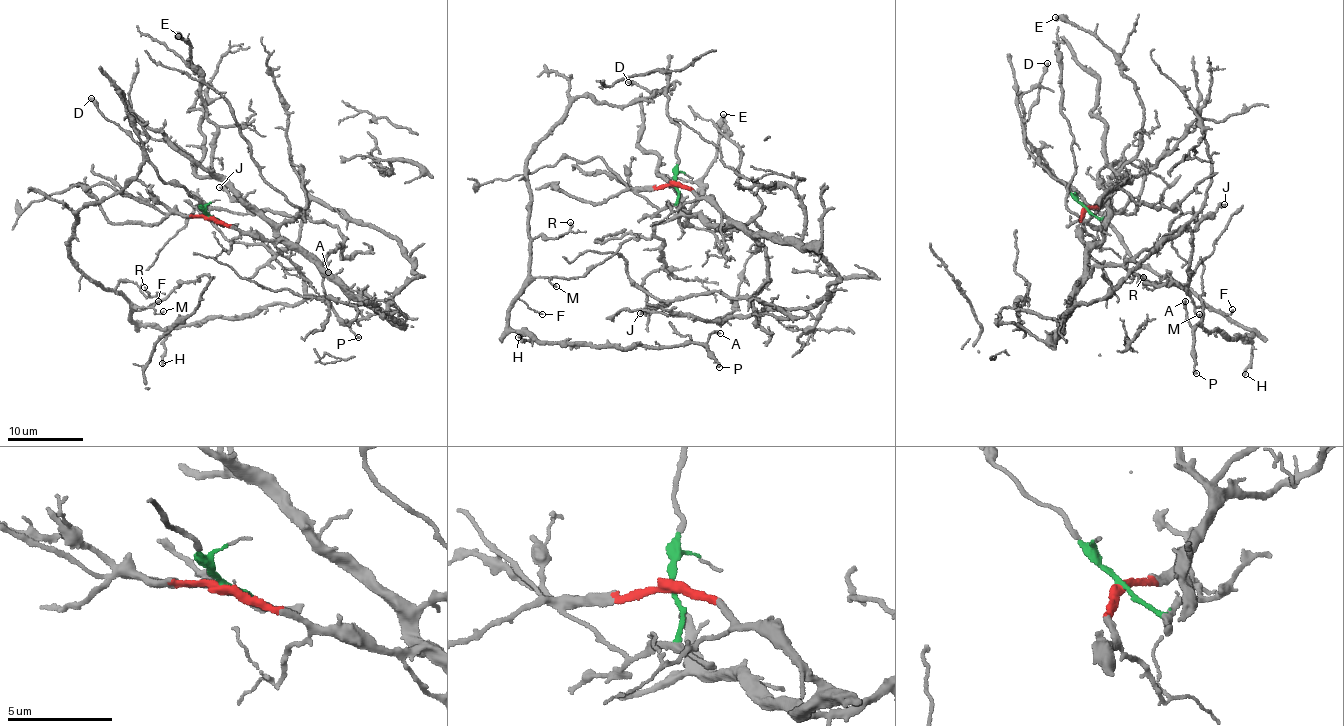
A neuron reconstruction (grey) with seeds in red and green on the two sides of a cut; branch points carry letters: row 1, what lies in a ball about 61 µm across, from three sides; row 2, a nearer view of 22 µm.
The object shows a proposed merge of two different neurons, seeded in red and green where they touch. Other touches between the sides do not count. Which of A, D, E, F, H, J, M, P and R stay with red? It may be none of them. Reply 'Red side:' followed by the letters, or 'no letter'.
Red side: E, J

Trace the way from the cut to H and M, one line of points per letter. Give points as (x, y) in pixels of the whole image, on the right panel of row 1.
H: (1085, 208), (1042, 168), (1024, 132), (1047, 170), (1104, 217), (1135, 261), (1185, 284), (1250, 329), (1245, 375)
M: (1085, 208), (1042, 168), (1024, 132), (1047, 170), (1104, 217), (1135, 261), (1185, 284), (1198, 296), (1199, 314)

